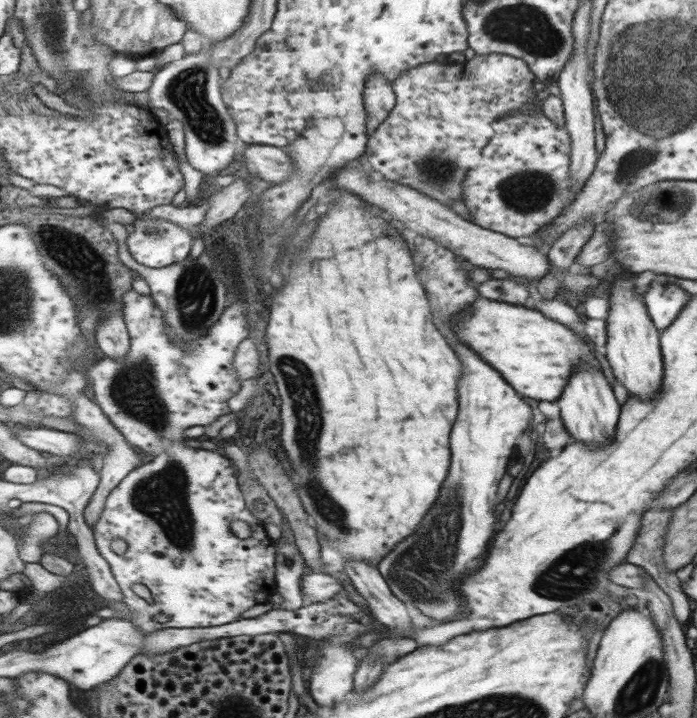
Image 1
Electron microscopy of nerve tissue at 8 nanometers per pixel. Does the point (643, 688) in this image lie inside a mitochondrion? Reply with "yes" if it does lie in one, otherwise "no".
yes

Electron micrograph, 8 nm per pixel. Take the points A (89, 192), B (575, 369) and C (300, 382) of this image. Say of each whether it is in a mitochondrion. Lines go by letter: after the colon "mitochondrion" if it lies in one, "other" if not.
A: other
B: other
C: mitochondrion

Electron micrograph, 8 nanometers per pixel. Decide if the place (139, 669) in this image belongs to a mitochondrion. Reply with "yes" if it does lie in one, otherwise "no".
no

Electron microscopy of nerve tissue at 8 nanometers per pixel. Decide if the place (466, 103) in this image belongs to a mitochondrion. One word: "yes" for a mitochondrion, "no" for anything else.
no

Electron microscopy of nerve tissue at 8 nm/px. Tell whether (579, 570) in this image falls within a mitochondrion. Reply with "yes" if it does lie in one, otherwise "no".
yes

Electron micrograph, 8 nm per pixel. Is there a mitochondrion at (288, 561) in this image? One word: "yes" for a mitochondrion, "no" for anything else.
no

